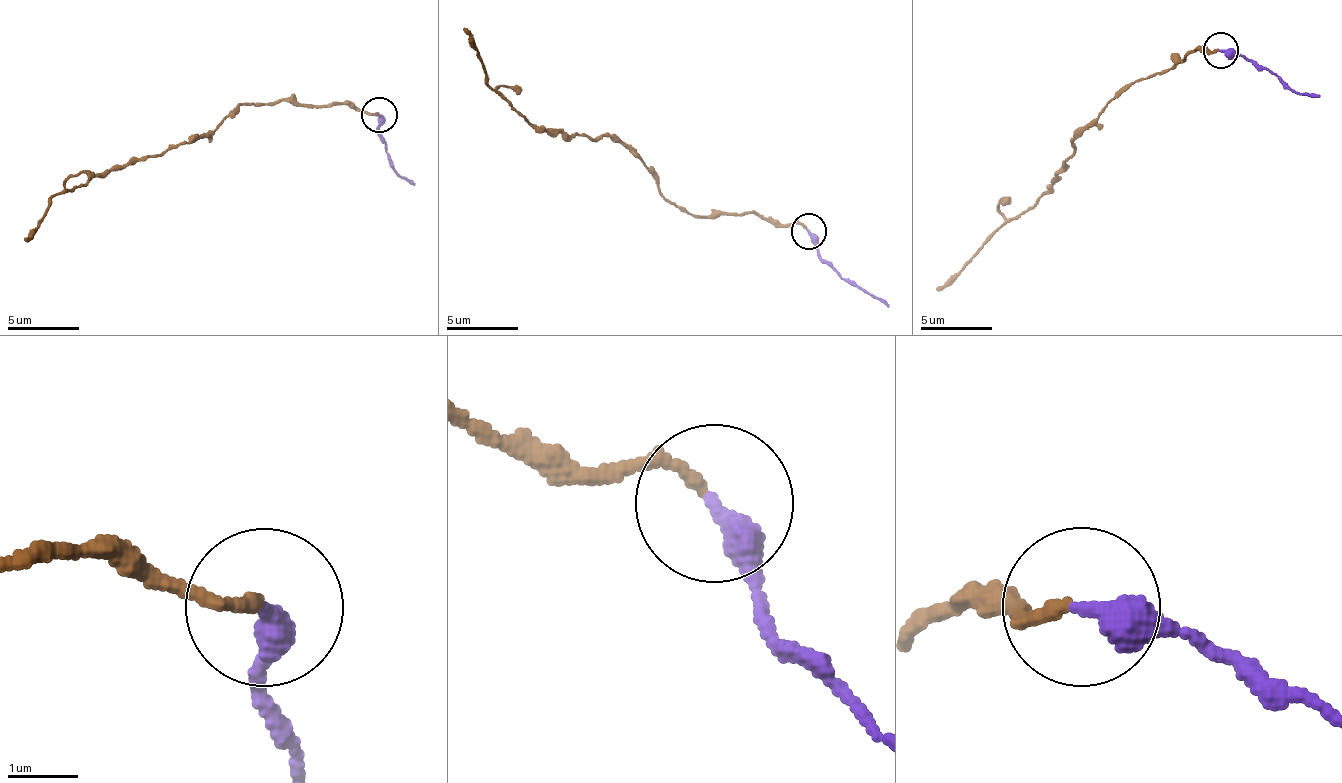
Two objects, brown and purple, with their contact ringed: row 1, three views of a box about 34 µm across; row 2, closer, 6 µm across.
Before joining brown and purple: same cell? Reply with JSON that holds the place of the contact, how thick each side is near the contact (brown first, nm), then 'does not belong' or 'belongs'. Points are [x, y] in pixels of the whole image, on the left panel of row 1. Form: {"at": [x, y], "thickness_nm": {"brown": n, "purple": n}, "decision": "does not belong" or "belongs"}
{"at": [379, 115], "thickness_nm": {"brown": 160, "purple": 420}, "decision": "belongs"}

